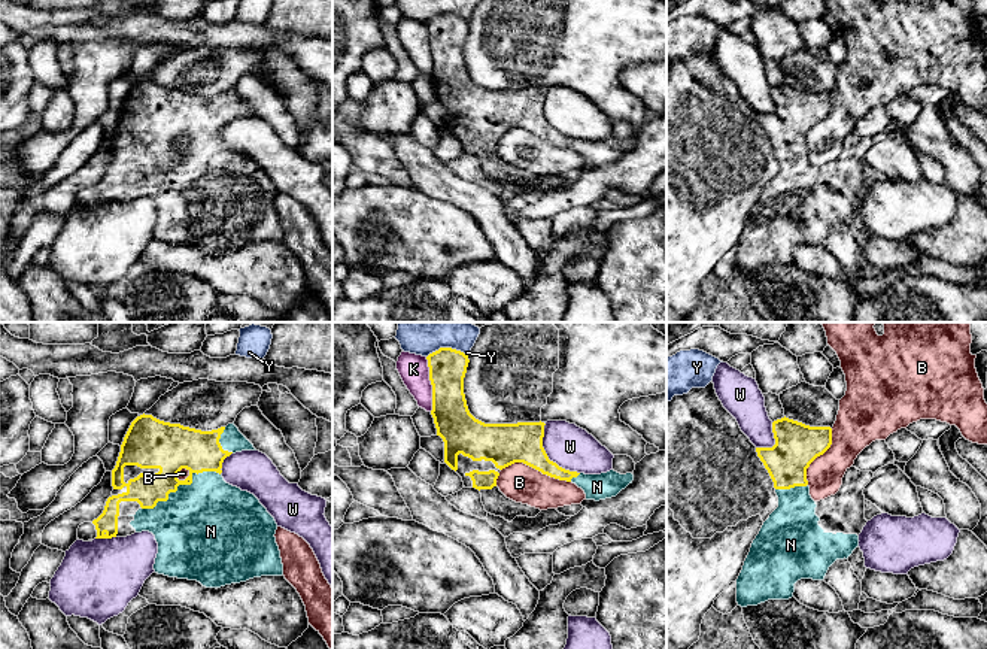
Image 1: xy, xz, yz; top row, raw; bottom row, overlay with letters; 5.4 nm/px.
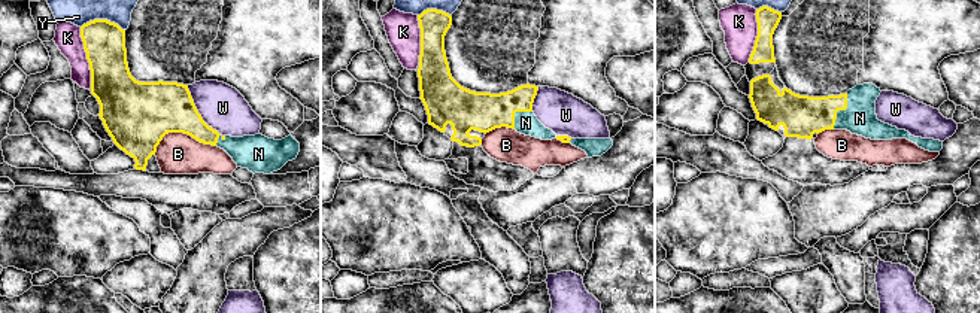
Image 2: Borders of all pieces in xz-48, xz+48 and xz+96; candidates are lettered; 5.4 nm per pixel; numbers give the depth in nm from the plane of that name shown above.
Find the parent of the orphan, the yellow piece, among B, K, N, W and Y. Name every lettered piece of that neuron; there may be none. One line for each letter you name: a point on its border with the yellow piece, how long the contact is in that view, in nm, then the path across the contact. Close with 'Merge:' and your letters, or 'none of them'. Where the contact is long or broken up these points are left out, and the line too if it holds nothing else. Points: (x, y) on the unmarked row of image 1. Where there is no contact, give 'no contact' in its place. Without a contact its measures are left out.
N: meets yellow in xy at (181, 149); contact 460 nm long
Merge: N

